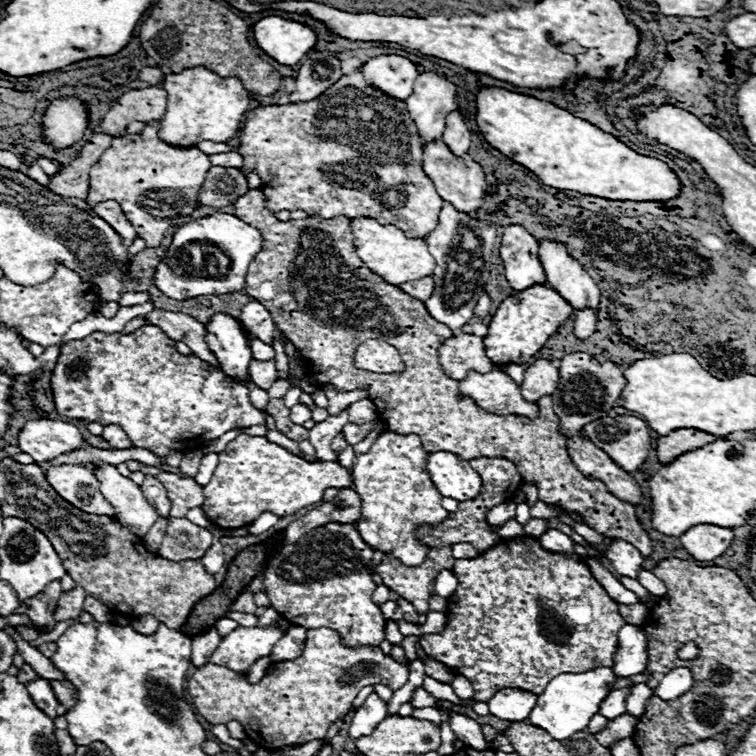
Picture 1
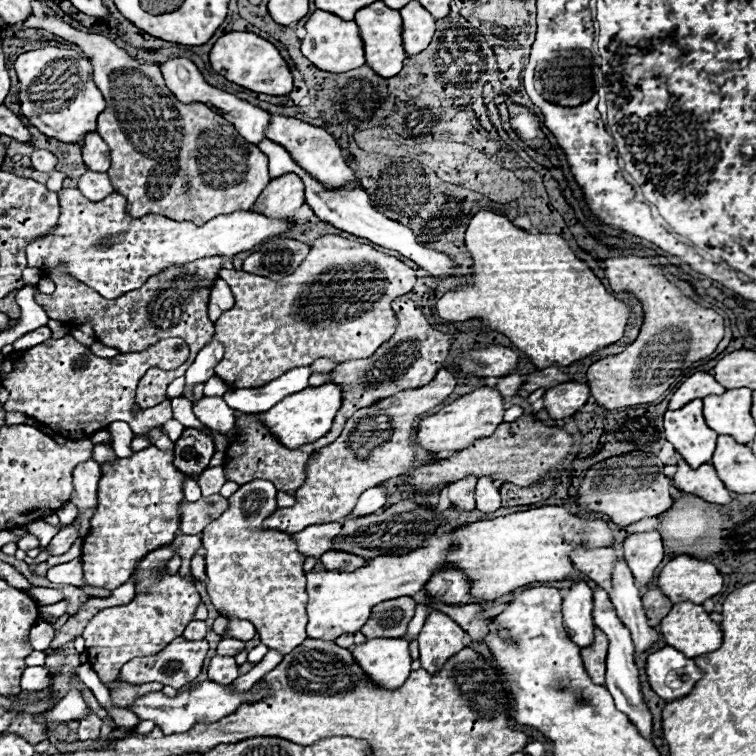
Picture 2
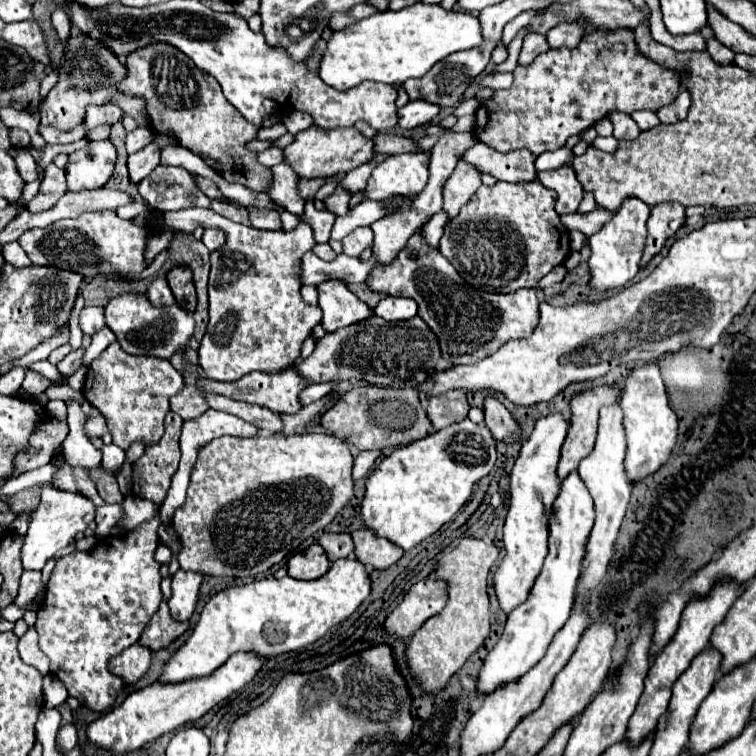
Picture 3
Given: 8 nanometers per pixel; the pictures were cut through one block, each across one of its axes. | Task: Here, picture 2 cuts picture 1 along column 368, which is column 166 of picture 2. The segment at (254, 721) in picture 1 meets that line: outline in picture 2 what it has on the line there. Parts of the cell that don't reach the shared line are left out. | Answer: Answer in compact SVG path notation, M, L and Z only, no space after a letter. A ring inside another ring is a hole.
M176 638L176 640L172 640L162 652L158 652L158 654L154 654L154 656L142 656L142 658L130 660L130 662L120 670L120 676L122 676L122 680L132 682L132 684L162 682L164 686L182 688L184 684L192 682L192 680L200 674L202 662L204 662L204 658L206 658L206 652L208 652L208 642L206 642L206 640L190 642L190 640Z

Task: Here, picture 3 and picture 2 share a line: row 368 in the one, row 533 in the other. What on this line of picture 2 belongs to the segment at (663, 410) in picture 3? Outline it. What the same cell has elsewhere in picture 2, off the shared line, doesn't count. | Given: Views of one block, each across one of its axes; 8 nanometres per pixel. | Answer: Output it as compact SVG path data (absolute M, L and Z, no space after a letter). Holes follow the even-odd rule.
M656 530L630 534L624 540L622 548L624 548L624 558L626 558L634 578L642 586L648 586L654 578L654 570L658 568L658 564L664 558L660 534Z

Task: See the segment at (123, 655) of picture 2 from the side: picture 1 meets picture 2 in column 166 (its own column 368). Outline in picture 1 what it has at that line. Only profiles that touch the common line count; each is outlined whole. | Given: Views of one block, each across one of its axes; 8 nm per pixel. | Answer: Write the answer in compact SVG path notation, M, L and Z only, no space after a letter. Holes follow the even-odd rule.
M330 522L318 526L298 542L276 552L264 568L264 586L270 604L294 626L334 628L350 646L380 644L384 640L386 618L372 602L376 584L368 574L372 548L362 540L352 524Z

